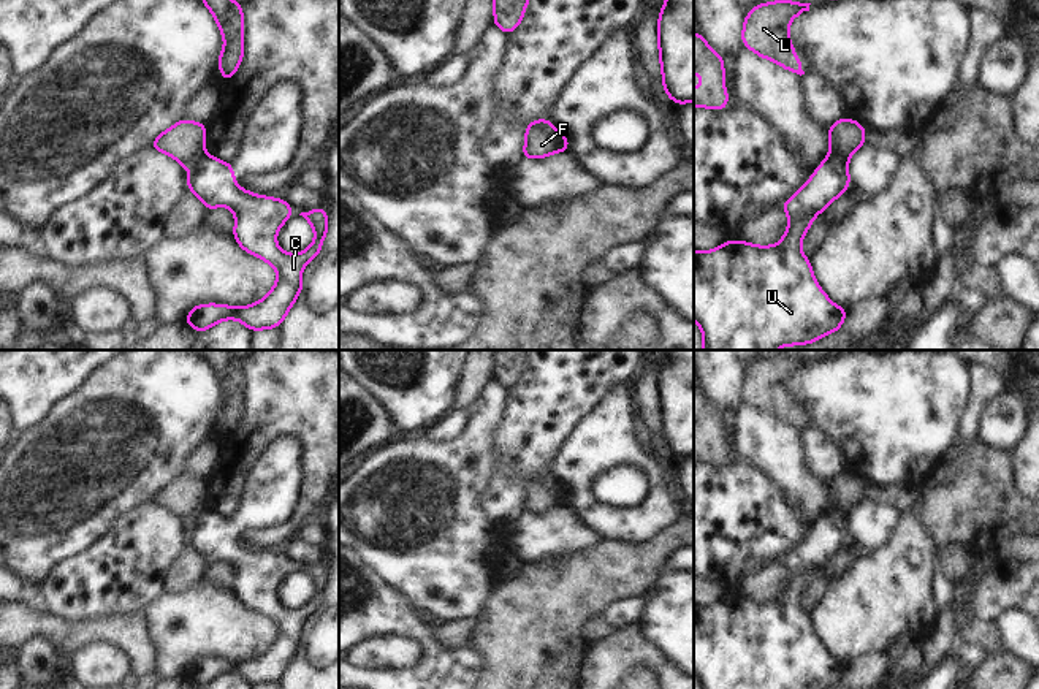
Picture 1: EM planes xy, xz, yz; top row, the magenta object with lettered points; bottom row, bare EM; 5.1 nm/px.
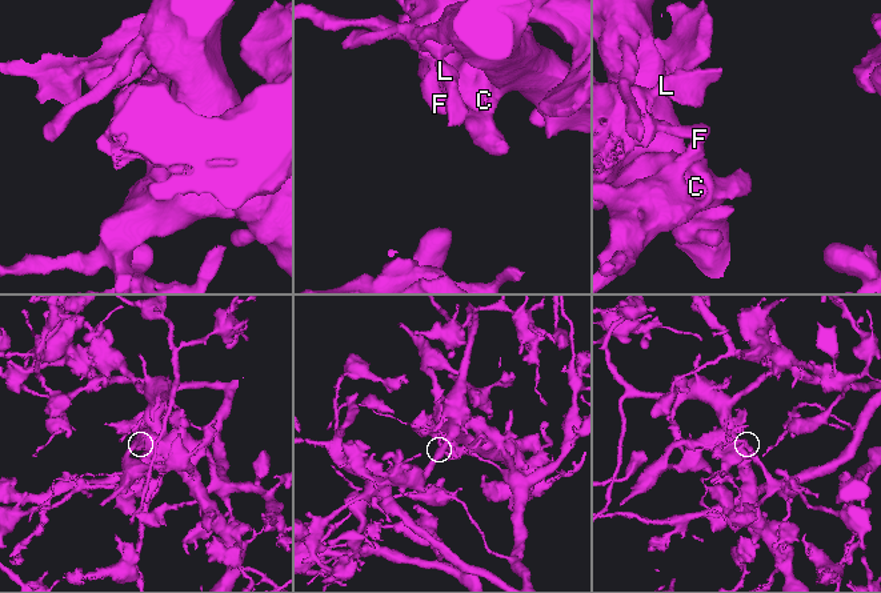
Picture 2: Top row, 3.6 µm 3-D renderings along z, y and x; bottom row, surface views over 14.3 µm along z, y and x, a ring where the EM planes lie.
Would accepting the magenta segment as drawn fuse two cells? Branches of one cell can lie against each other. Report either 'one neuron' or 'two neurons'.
two neurons

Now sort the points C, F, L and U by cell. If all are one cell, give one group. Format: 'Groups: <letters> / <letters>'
Groups: C U / F L

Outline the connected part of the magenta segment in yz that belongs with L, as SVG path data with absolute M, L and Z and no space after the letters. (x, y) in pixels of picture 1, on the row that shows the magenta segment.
M776 0L759 3L751 10L743 24L741 41L760 57L776 62L786 70L805 74L795 48L789 44L789 25L801 11L809 11L811 3Z

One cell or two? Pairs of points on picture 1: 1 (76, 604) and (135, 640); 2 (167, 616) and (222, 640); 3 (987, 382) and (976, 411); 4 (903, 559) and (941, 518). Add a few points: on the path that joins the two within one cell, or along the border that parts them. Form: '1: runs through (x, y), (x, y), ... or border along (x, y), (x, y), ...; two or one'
1: border along (132, 613), (100, 613), (79, 620), (57, 616); two
2: runs through (181, 616), (189, 623), (205, 623), (208, 626); one
3: runs through (984, 388), (976, 404); one
4: border along (911, 512), (928, 532), (935, 550); two

